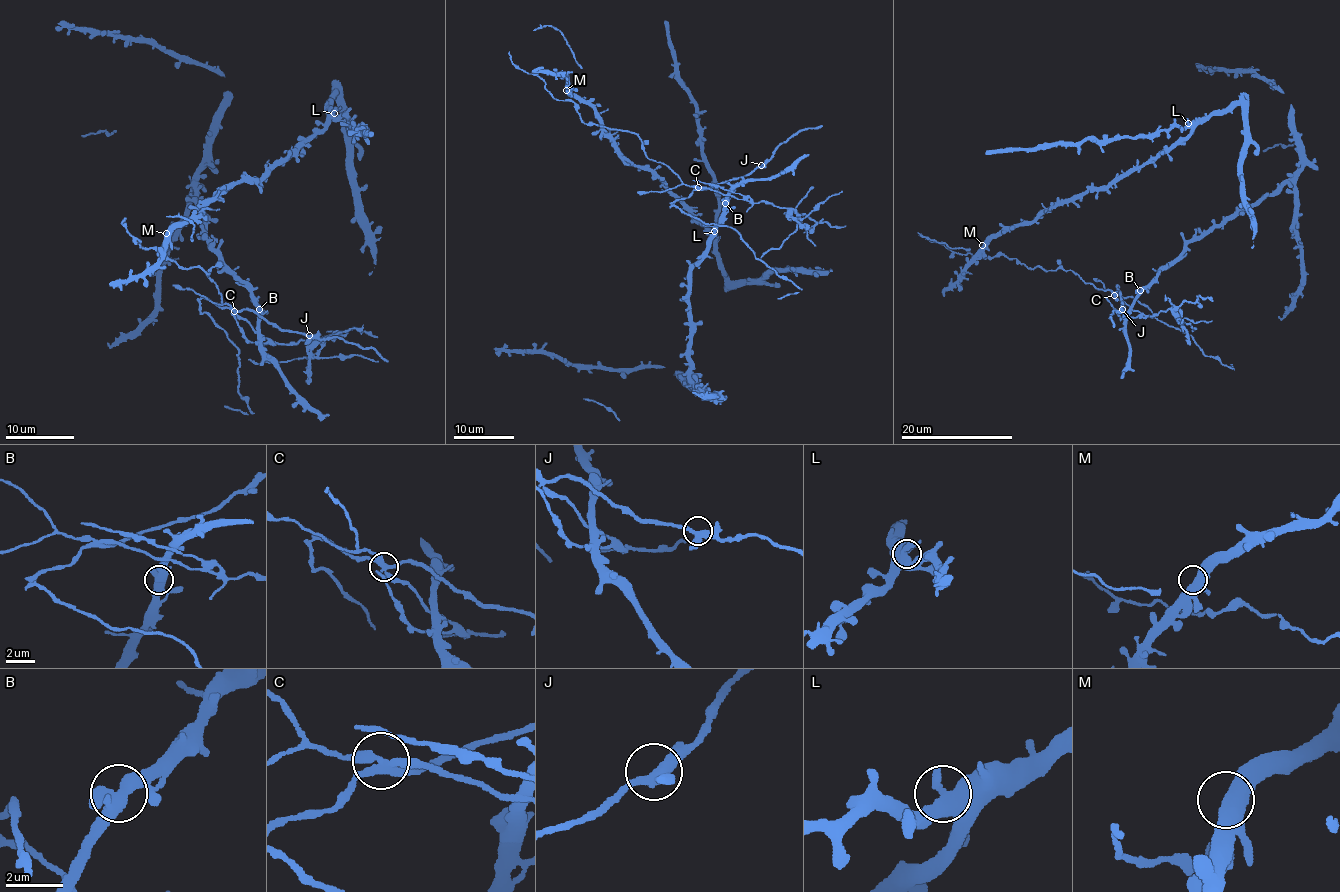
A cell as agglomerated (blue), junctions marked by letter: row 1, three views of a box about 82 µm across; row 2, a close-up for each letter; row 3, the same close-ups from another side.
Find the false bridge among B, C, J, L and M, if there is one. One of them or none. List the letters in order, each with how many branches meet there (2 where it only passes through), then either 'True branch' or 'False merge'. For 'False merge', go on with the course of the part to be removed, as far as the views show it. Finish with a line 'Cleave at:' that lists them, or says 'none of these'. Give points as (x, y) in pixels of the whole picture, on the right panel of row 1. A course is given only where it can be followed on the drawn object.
B: Branches: 4. True branch
C: Branches: 4. False merge
J: Branches: 3. True branch
L: Branches: 3. True branch
M: Branches: 3. True branch
Cleave at: C

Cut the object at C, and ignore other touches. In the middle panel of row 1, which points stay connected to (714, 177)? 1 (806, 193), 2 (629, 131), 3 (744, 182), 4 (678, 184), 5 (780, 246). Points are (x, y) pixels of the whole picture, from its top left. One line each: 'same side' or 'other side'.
1: other side
2: other side
3: same side
4: other side
5: other side

